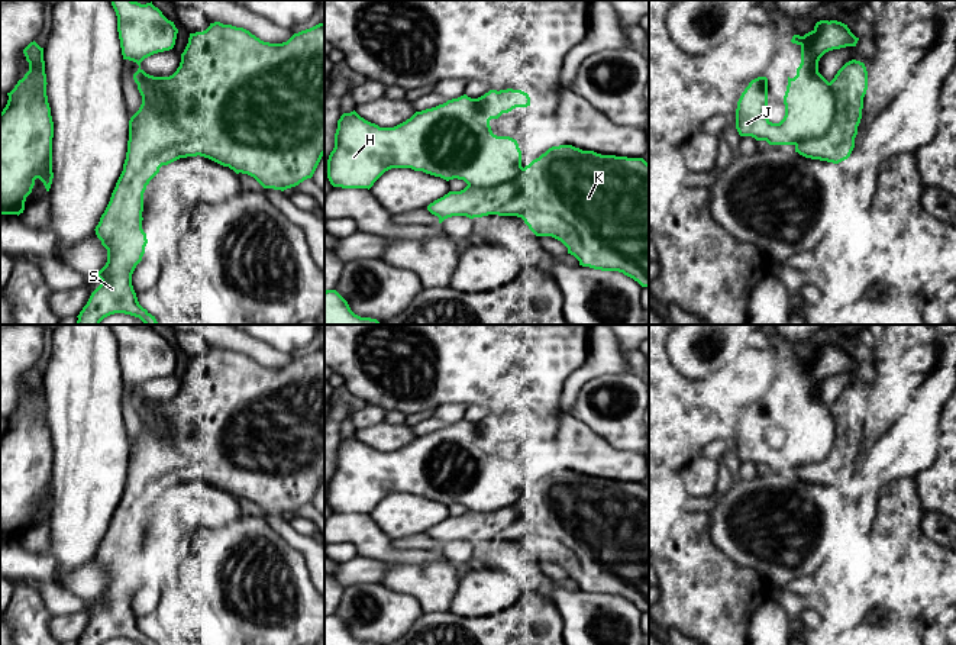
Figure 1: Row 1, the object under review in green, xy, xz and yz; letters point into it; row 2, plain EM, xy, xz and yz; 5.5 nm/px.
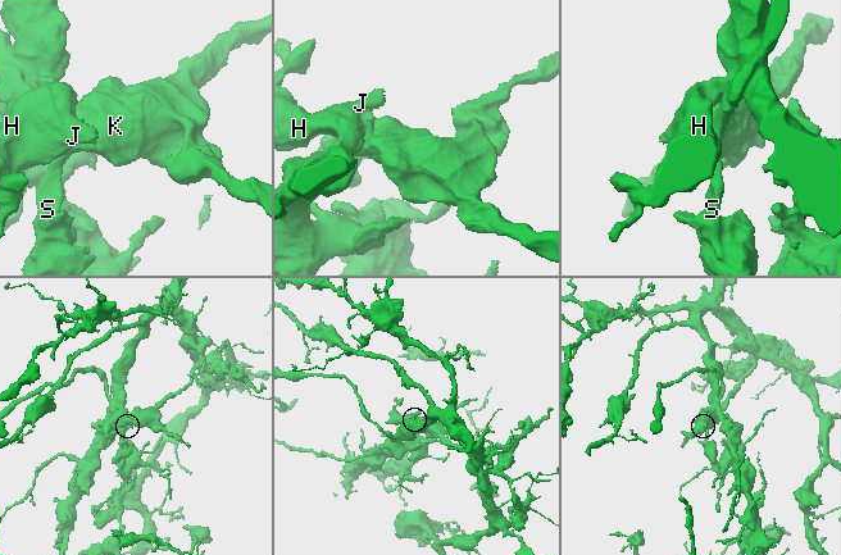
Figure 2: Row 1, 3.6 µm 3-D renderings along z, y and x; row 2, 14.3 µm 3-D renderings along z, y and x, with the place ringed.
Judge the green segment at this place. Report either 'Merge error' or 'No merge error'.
Merge error

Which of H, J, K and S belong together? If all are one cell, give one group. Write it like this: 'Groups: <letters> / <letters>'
Groups: H J / K S

